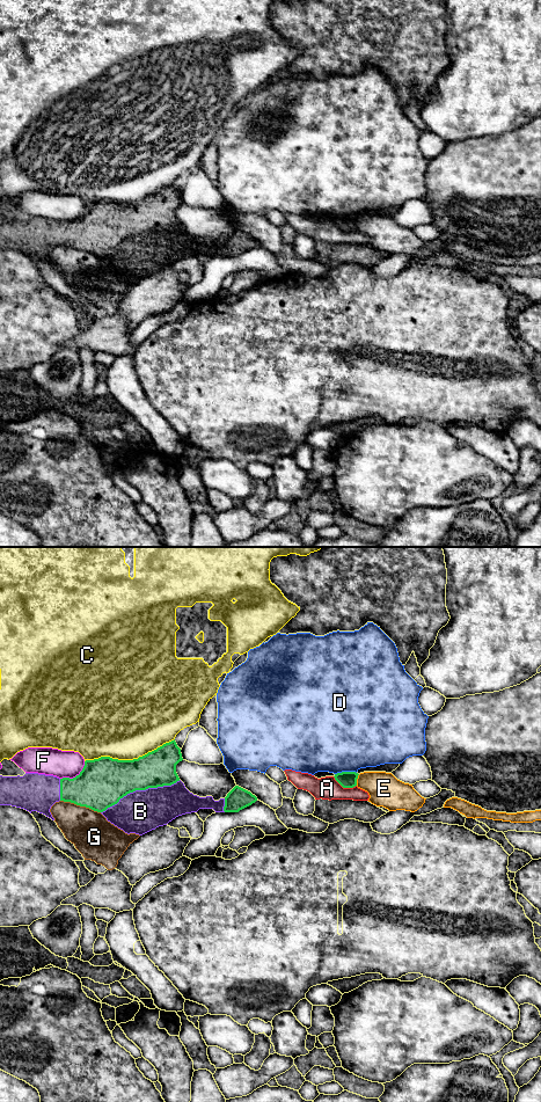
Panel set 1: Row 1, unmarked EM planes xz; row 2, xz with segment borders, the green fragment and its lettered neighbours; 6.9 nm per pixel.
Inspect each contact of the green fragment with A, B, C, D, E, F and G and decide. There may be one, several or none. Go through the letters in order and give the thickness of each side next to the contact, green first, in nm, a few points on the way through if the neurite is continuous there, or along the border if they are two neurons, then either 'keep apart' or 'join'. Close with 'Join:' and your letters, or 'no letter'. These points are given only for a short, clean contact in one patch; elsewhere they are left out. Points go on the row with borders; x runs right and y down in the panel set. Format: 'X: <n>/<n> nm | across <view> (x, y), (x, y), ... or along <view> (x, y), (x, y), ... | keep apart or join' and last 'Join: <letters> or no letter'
A: 110/160 nm | keep apart
B: 320/300 nm | join
C: 340/480 nm | keep apart
D: 110/500 nm | keep apart
E: 110/220 nm | keep apart
F: 340/190 nm | keep apart
G: 340/300 nm | keep apart
Join: B

